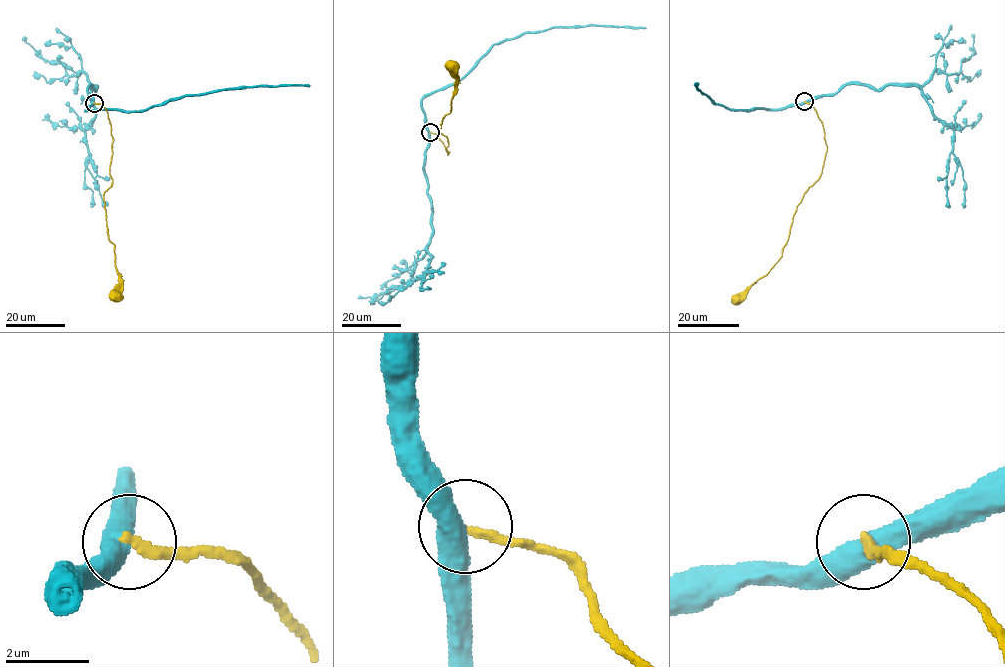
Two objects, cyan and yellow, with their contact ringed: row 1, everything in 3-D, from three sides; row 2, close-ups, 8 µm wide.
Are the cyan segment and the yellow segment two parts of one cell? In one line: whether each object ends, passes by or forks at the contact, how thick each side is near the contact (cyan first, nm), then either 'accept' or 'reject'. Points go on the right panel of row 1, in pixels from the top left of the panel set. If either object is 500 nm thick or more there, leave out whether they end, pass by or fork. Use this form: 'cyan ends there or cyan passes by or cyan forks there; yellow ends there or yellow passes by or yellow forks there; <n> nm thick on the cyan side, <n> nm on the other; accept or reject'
500 nm thick on the cyan side, 240 nm on the other; reject

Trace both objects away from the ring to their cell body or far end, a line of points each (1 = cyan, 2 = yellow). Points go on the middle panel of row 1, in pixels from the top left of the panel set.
1: (430, 132), (422, 100), (456, 84), (494, 44), (555, 27), (646, 28)
2: (430, 132), (436, 133), (448, 154), (448, 139), (439, 129), (450, 112), (454, 91), (451, 65)

